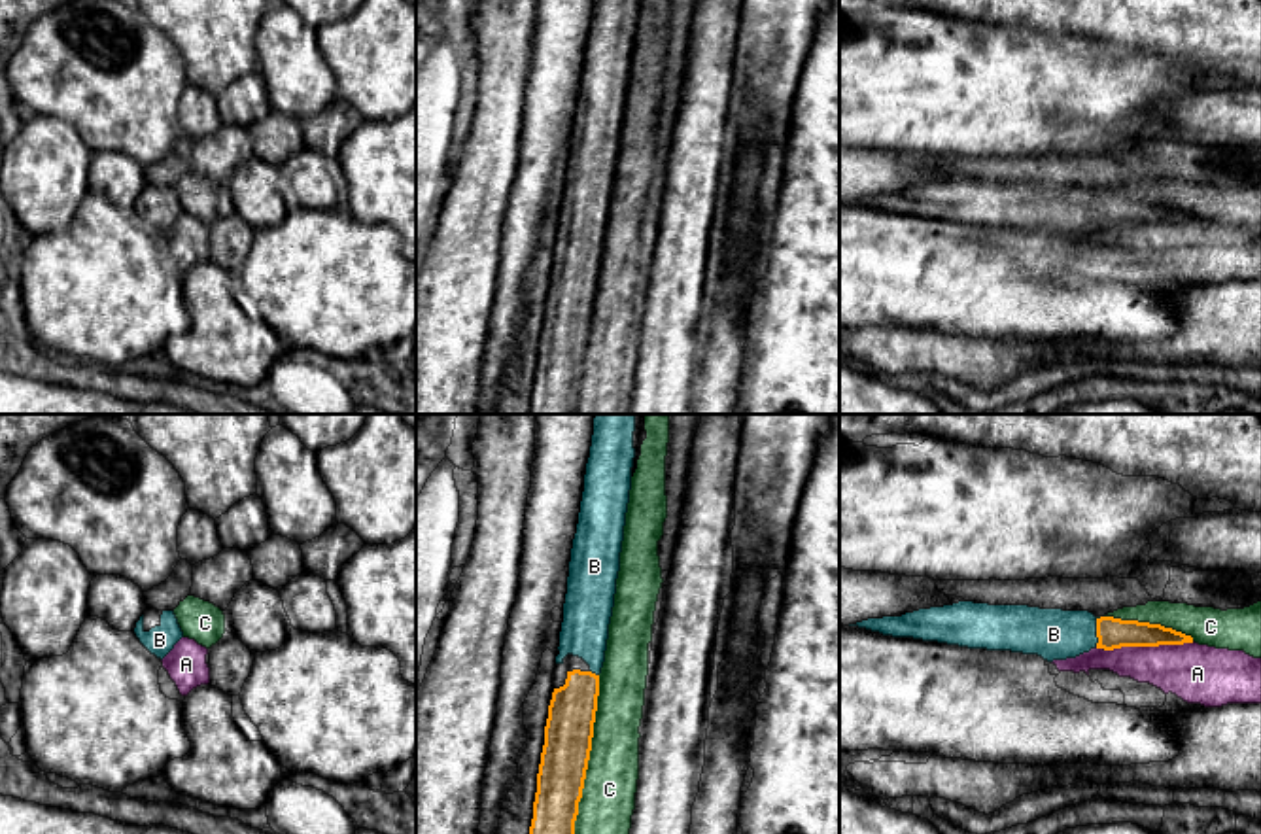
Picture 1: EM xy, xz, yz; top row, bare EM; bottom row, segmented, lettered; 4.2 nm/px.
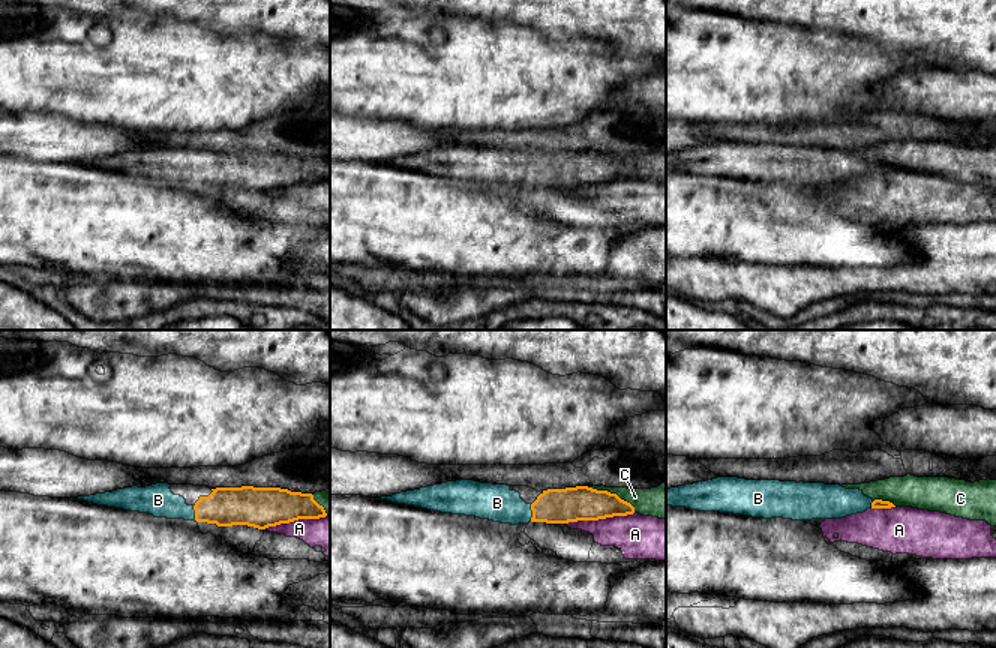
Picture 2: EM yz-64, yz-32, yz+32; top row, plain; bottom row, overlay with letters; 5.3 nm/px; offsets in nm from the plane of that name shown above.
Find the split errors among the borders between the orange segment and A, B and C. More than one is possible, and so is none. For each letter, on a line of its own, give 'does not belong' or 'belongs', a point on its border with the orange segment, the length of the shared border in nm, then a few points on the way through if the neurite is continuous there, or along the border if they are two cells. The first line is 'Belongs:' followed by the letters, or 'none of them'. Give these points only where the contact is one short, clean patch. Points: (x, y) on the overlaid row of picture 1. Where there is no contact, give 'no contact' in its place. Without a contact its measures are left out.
Belongs: B
A: does not belong | yz (1144, 645) | 420 nm
B: belongs | yz (1097, 632) | 120 nm | across yz (1112, 632), (1097, 632), (1053, 634)
C: does not belong | xz (588, 755) | 700 nm

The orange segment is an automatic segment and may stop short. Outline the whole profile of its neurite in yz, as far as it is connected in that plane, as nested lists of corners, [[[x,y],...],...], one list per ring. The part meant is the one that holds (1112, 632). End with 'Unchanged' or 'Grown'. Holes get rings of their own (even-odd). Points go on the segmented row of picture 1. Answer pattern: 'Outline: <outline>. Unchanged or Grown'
Outline: [[[974,601],[919,609],[902,617],[868,618],[849,626],[892,637],[1038,654],[1047,662],[1076,658],[1095,647],[1114,651],[1193,643],[1191,635],[1161,624],[1097,618],[1089,611]]]. Grown

